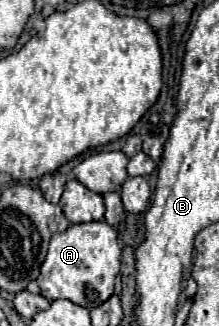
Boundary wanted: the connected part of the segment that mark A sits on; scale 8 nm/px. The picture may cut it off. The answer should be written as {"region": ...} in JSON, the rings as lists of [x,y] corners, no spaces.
{"region":[[[105,222],[71,224],[65,232],[51,238],[47,258],[37,278],[41,296],[51,300],[71,300],[77,306],[93,310],[113,296],[115,276],[121,268],[121,248],[117,244],[117,232]]]}

